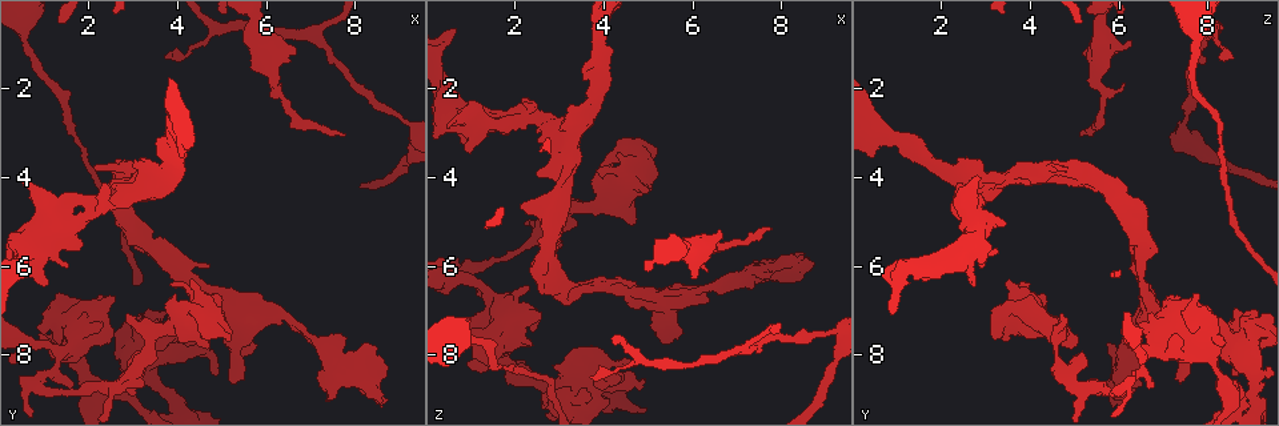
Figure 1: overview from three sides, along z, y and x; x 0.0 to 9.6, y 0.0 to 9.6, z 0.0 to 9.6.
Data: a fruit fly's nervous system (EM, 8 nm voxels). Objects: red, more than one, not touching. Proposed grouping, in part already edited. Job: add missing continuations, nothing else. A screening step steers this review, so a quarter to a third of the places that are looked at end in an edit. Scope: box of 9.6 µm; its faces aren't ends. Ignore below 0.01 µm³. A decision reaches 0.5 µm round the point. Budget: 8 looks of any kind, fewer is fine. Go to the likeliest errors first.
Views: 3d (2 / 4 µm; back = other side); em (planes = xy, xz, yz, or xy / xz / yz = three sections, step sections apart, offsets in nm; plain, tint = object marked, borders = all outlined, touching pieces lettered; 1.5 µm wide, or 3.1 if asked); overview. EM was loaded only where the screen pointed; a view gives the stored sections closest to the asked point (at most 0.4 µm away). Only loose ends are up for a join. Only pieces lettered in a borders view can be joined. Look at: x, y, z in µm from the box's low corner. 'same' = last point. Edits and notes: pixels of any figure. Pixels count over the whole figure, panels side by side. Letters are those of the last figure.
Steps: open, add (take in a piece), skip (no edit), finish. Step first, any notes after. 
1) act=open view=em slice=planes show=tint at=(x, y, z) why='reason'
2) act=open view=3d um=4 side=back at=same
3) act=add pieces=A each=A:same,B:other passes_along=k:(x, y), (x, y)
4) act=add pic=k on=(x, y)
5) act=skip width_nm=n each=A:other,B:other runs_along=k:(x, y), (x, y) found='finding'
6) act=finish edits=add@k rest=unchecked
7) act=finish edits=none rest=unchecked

act=open view=3d um=2 at=(6.65, 1.20, 5.25) why='stops while still wide'

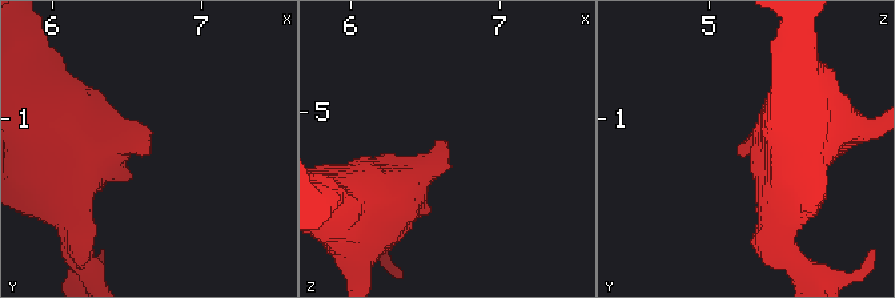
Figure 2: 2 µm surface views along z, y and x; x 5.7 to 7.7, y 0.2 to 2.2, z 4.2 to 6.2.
act=open view=em slice=planes show=tint at=(6.64, 1.22, 5.20) why='now the EM'

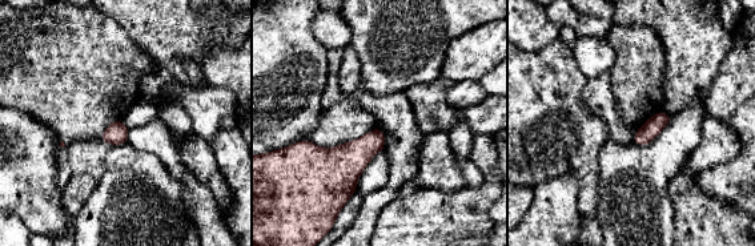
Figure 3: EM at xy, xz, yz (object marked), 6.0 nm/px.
act=open view=em slice=planes show=borders at=same

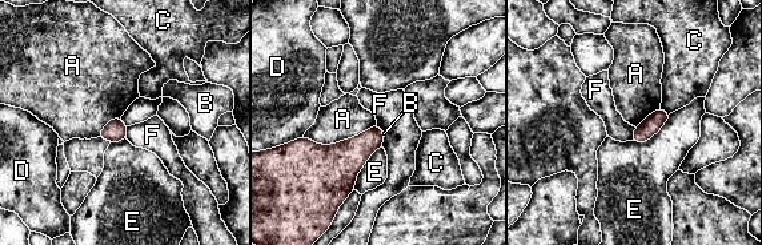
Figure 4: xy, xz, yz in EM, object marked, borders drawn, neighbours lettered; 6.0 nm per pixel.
act=skip longest_contact=A:440nm each=A:other,B:other,C:other,D:other,E:other,F:other found='no lettered piece goes on from it'

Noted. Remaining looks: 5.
act=open view=3d um=4 at=(2.85, 7.10, 4.70) why='branch stops here'

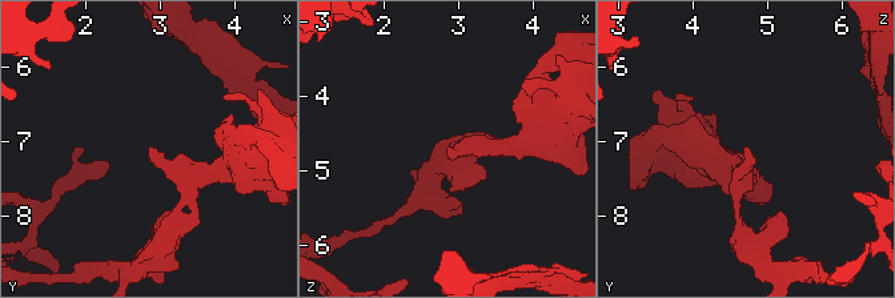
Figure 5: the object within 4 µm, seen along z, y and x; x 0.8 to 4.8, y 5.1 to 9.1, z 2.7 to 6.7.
act=open view=em slice=yz step=4 show=borders at=(2.80, 7.05, 4.75) why='shape alone is not enough'

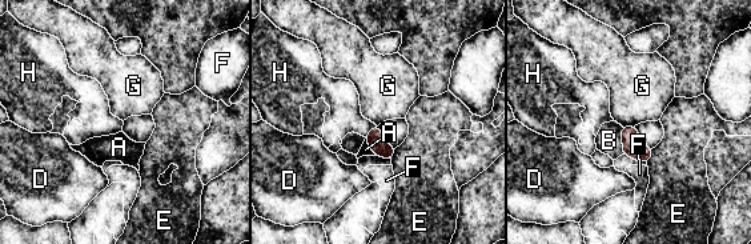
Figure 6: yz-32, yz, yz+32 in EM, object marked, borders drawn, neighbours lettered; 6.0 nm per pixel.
act=open view=em slice=planes show=borders at=same

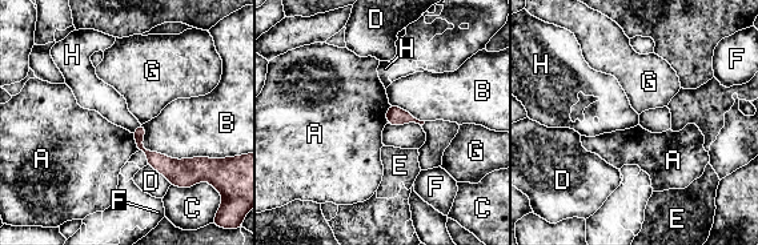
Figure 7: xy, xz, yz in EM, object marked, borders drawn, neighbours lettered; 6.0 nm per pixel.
act=skip each=A:other,B:other,C:other,D:other,E:other,F:other,G:other,H:other border=7:(137, 151), (145, 155), (148, 164) found='no lettered piece goes on from it'

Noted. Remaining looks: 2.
act=open view=em slice=planes show=borders at=(8.65, 8.15, 5.85)

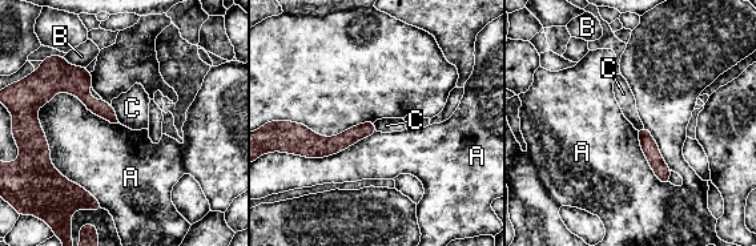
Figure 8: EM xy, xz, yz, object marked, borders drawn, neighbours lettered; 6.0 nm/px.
act=skip longest_contact=A:750nm each=A:other,B:other,C:other found='no lettered piece goes on from it'

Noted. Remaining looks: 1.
act=finish edits=none rest=unchecked

